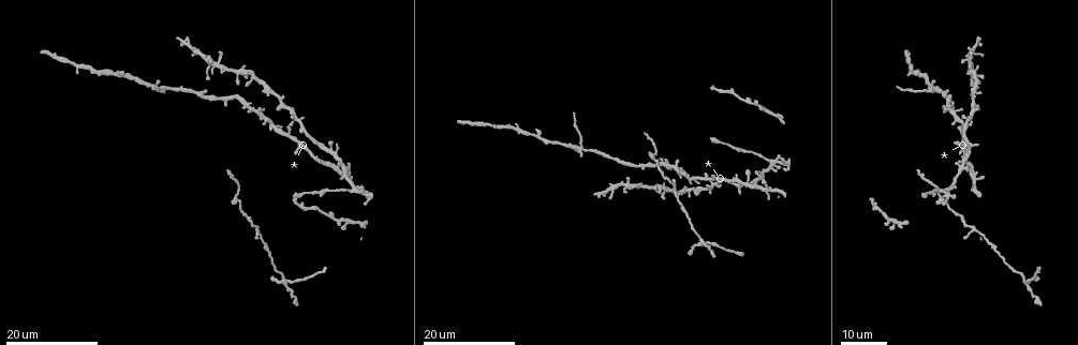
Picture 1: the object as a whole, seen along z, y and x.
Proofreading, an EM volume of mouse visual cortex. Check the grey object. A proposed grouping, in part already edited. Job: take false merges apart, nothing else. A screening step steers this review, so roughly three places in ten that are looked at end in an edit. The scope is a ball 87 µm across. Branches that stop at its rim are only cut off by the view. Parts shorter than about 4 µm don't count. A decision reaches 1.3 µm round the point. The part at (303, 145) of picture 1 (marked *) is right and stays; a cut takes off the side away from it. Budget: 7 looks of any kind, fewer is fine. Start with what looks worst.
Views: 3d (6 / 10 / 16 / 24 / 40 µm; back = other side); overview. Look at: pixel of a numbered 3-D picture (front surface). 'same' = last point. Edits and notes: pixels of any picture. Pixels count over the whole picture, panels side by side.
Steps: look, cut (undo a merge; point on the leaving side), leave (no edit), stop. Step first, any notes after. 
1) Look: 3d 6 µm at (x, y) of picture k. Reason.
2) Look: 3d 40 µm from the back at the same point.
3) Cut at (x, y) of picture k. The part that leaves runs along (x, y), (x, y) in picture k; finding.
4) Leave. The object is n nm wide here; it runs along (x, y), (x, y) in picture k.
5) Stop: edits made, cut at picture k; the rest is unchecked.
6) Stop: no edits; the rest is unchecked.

Look: 3d 24 µm at (578, 151) of picture 1. Small branch off a trunk.

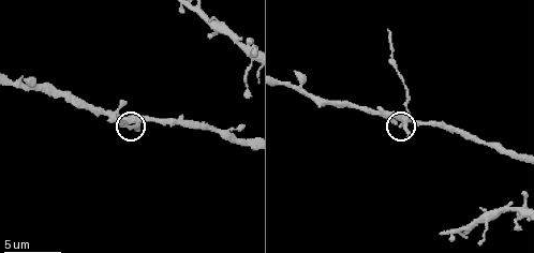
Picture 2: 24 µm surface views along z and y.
Look: 3d 6 µm at (404, 121) of picture 2.

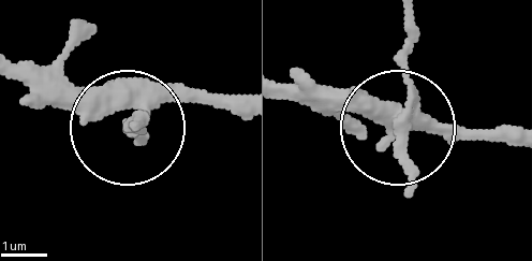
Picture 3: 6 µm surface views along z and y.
Cut at (411, 161) of picture 3. The part that leaves runs along (408, 91), (408, 14) in picture 3; a second cell is stuck on.

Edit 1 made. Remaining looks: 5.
Look: 3d 24 µm at (700, 242) of picture 1. Four or more arms meet.

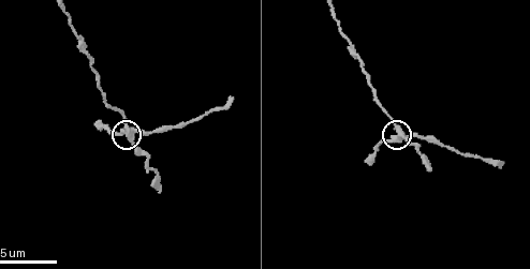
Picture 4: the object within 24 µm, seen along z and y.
Look: 3d 10 µm at (132, 135) of picture 4.

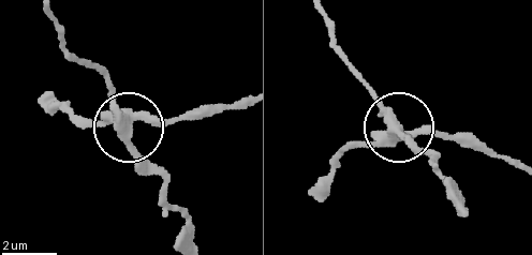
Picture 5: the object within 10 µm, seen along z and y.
Cut at (135, 164) of picture 5. The side arm is 7 µm long; the part that leaves runs along (119, 122), (111, 89), (71, 55), (53, 13) in picture 5; a second cell is stuck on.

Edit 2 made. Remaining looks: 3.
Look: overview.

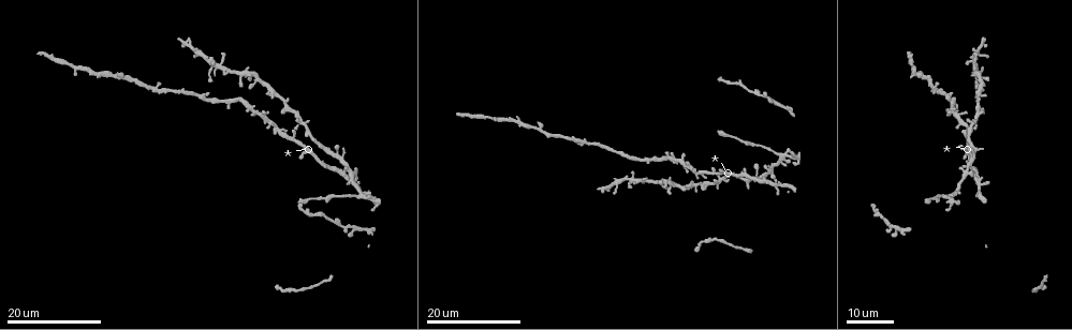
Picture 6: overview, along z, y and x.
Look: 3d 24 µm at (774, 185) of picture 6. Arms run side by side.

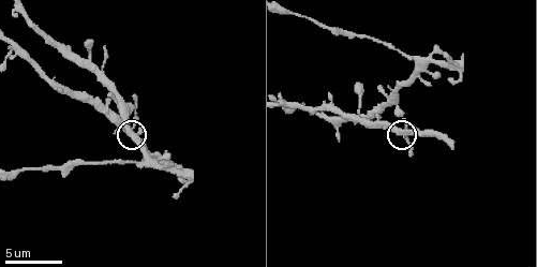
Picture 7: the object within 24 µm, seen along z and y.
Look: 3d 6 µm at (401, 135) of picture 7. Closer look.

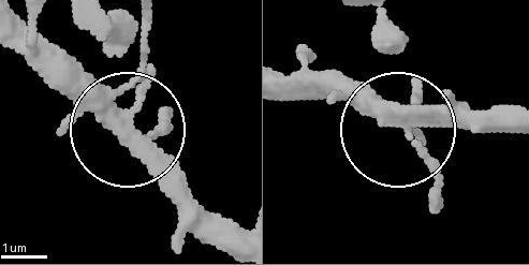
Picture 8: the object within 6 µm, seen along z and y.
Leave. The side arm is 48 µm long; it runs along (14, 31), (71, 65), (229, 235) in picture 8; one cell here.

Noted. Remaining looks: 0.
Stop: edits made, cut at picture 3, cut at picture 5; the rest is unchecked.

